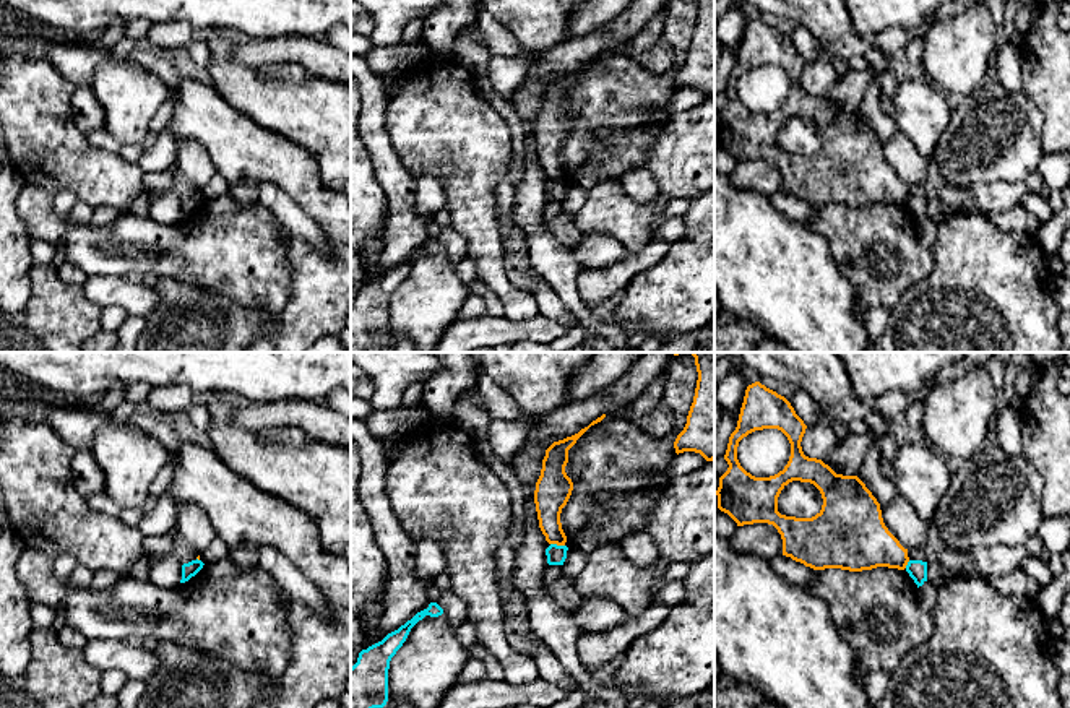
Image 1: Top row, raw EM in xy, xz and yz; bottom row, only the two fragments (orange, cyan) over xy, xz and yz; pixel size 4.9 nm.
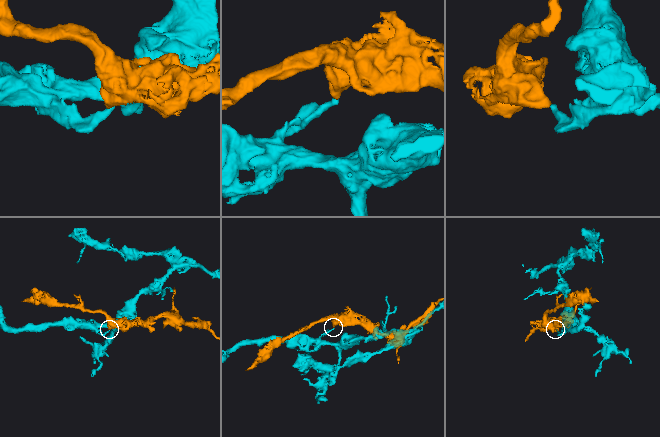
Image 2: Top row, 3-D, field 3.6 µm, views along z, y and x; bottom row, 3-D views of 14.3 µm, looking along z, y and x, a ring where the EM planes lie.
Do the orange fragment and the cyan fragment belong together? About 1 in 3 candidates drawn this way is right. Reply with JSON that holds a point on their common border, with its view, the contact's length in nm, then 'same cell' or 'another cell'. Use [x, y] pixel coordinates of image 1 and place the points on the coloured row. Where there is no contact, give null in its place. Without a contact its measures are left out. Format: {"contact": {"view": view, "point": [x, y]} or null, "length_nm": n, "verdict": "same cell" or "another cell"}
{"contact": {"view": "xz", "point": [557, 544]}, "length_nm": 70, "verdict": "another cell"}

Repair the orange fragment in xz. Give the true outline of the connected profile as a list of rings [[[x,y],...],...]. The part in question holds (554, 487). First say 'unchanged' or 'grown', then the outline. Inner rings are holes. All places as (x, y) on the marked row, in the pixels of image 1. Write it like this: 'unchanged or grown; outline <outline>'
unchanged; outline [[[606,414],[593,421],[588,427],[581,429],[578,434],[554,442],[546,450],[541,476],[536,482],[534,503],[536,503],[539,528],[549,544],[565,546],[567,542],[567,536],[560,523],[560,513],[562,508],[567,505],[573,490],[573,482],[565,473],[565,466],[568,463],[568,450],[591,425],[601,422],[604,417]]]

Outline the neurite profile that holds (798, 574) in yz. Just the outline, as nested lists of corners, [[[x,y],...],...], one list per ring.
[[[778,555],[770,560],[773,570],[789,580],[796,586],[809,588],[815,580],[815,570],[786,555]]]

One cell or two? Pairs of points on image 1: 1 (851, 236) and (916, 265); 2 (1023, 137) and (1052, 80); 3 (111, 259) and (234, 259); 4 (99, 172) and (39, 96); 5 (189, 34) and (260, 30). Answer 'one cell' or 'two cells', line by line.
1: one cell
2: two cells
3: one cell
4: one cell
5: two cells

